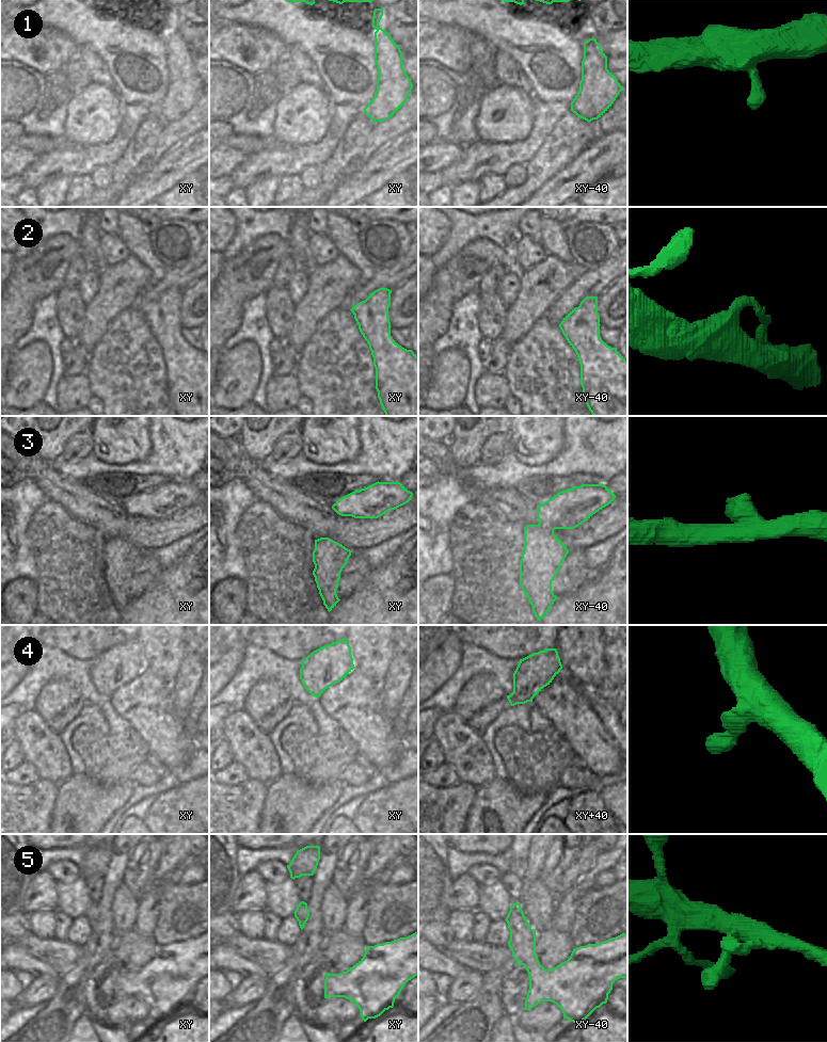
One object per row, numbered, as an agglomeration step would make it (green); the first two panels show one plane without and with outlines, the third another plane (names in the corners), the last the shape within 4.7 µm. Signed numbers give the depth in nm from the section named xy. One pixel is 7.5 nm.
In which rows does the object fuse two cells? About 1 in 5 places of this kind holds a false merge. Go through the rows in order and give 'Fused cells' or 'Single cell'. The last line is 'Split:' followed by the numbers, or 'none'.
1: Single cell
2: Fused cells
3: Single cell
4: Single cell
5: Single cell
Split: 2

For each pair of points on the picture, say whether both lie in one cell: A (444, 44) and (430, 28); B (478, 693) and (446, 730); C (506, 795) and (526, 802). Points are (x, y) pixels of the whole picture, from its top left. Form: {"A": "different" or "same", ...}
{"A": "different", "B": "different", "C": "same"}

